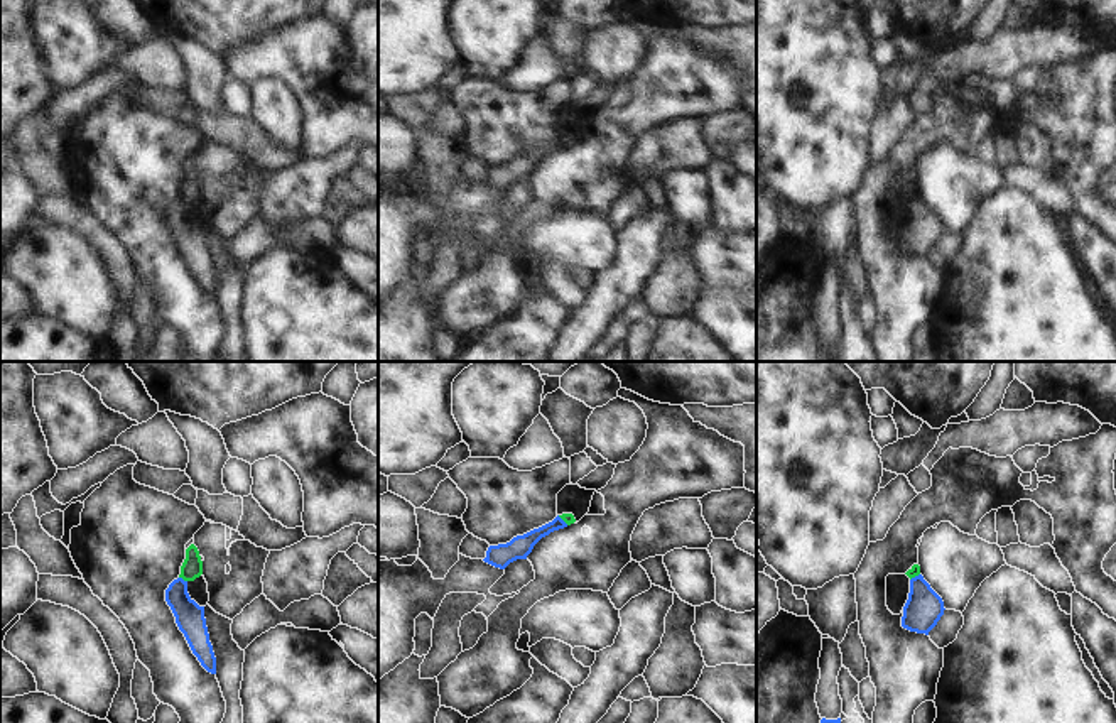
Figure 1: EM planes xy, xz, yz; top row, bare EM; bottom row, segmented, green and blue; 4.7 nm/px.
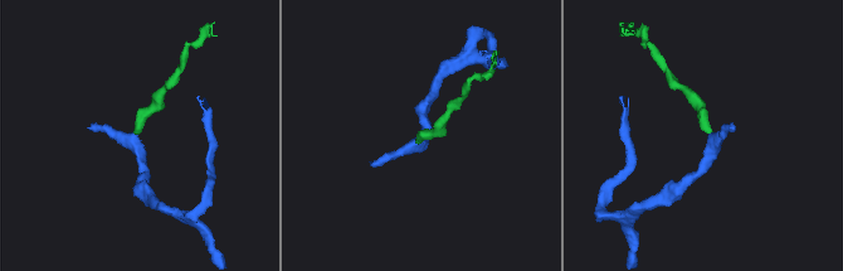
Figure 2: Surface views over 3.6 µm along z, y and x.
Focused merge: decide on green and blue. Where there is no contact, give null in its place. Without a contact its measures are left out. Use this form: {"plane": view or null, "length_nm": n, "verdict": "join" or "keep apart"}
{"plane": "xy", "length_nm": 50, "verdict": "keep apart"}

